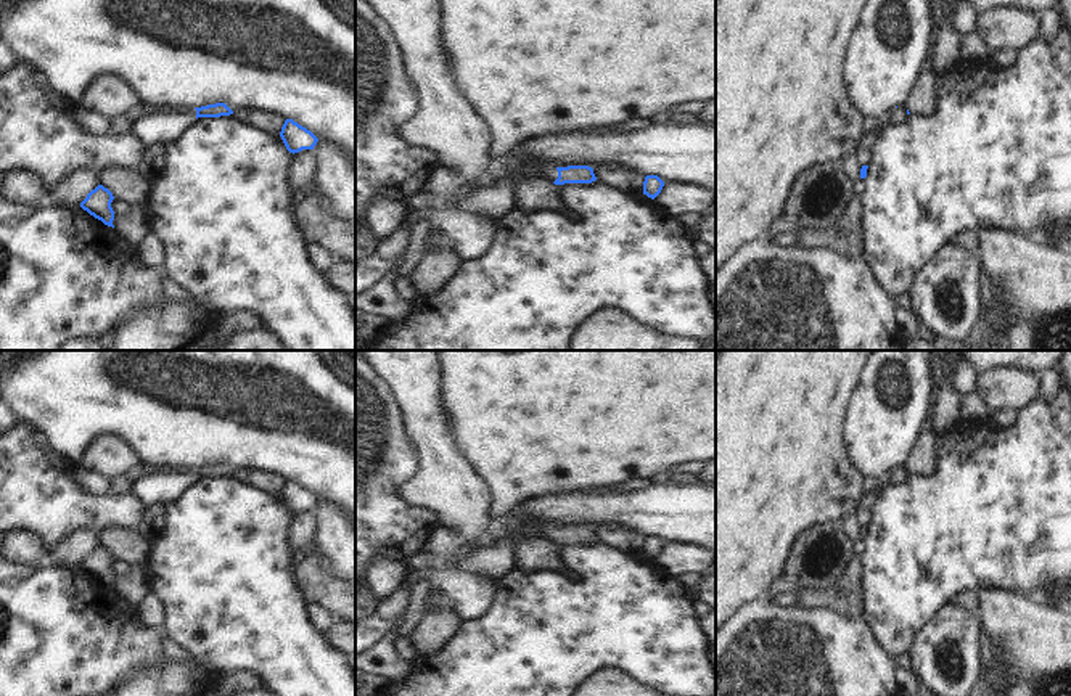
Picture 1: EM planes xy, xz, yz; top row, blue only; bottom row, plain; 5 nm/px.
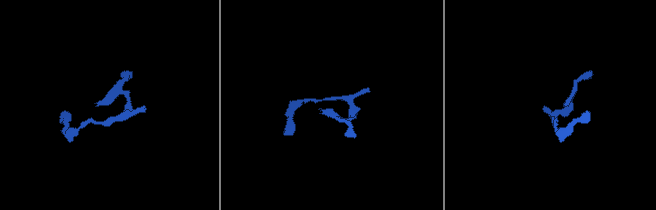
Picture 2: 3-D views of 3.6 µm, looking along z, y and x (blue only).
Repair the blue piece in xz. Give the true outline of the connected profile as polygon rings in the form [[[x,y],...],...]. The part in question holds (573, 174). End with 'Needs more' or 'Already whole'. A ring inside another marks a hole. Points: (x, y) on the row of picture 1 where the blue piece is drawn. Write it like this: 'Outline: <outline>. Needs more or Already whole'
Outline: [[[524,158],[497,172],[499,177],[494,183],[460,193],[450,201],[449,207],[495,222],[513,211],[513,188],[527,177],[542,177],[555,185],[592,183],[597,180],[593,169],[589,166],[555,167],[544,162],[531,162]]]. Needs more.

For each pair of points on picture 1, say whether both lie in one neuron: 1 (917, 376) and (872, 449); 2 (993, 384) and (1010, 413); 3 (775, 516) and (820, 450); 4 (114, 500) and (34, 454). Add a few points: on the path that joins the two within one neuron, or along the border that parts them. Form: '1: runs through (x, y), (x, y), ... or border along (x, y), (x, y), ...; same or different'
1: runs through (914, 394), (910, 404), (883, 431); same
2: border along (1017, 409), (997, 407), (993, 412); different
3: runs through (775, 500), (775, 495), (804, 466); same
4: runs through (94, 502), (81, 502), (53, 474); same

